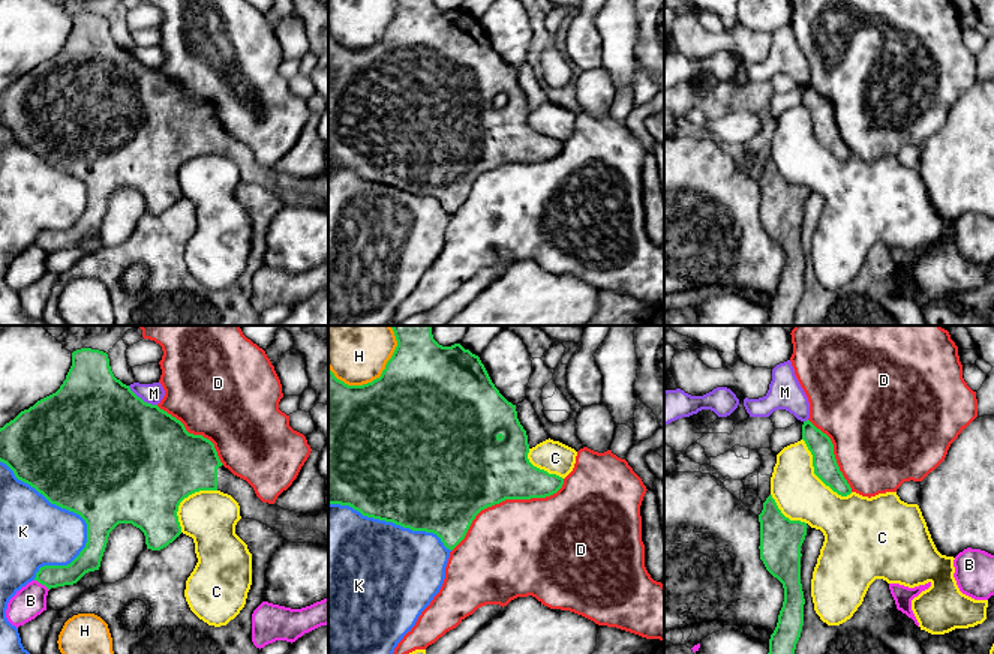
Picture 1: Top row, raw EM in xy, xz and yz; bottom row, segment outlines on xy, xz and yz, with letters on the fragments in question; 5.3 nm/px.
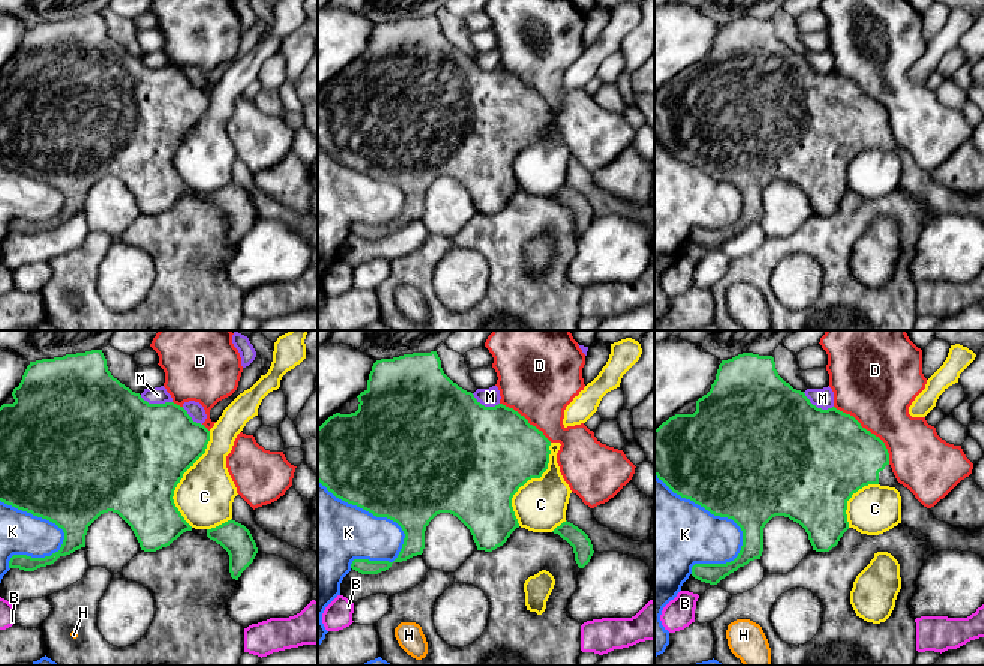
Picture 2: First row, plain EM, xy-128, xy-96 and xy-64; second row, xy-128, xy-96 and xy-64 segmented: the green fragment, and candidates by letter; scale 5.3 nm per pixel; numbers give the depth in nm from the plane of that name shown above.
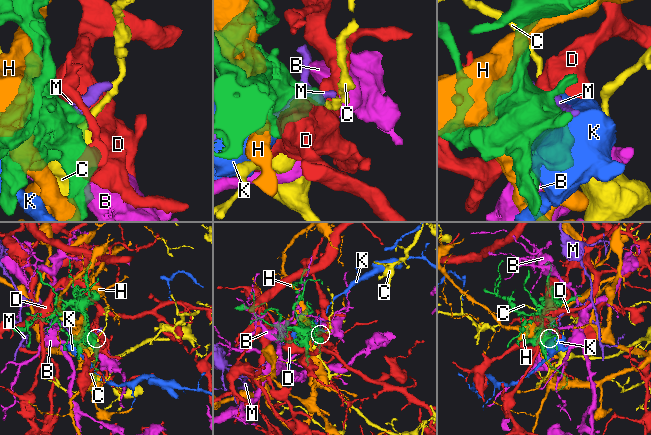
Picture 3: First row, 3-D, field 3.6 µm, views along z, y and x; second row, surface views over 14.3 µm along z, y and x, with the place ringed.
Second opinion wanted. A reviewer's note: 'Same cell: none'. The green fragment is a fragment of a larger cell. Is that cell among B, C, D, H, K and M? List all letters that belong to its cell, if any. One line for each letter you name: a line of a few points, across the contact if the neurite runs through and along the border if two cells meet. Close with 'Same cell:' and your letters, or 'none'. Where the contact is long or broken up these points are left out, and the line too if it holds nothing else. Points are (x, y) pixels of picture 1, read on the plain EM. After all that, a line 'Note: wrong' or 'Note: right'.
Same cell: none
Note: right

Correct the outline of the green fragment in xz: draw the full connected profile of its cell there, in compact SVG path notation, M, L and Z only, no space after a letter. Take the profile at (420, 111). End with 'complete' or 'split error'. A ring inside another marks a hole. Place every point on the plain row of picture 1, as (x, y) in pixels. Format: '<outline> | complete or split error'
M396 0L397 10L381 40L363 50L348 50L328 32L328 168L349 170L363 180L393 186L412 195L436 198L453 214L466 200L475 180L505 164L546 162L556 158L564 142L534 130L529 123L528 99L517 82L516 69L508 66L492 46L480 21L460 8L439 9L433 0Z | complete

